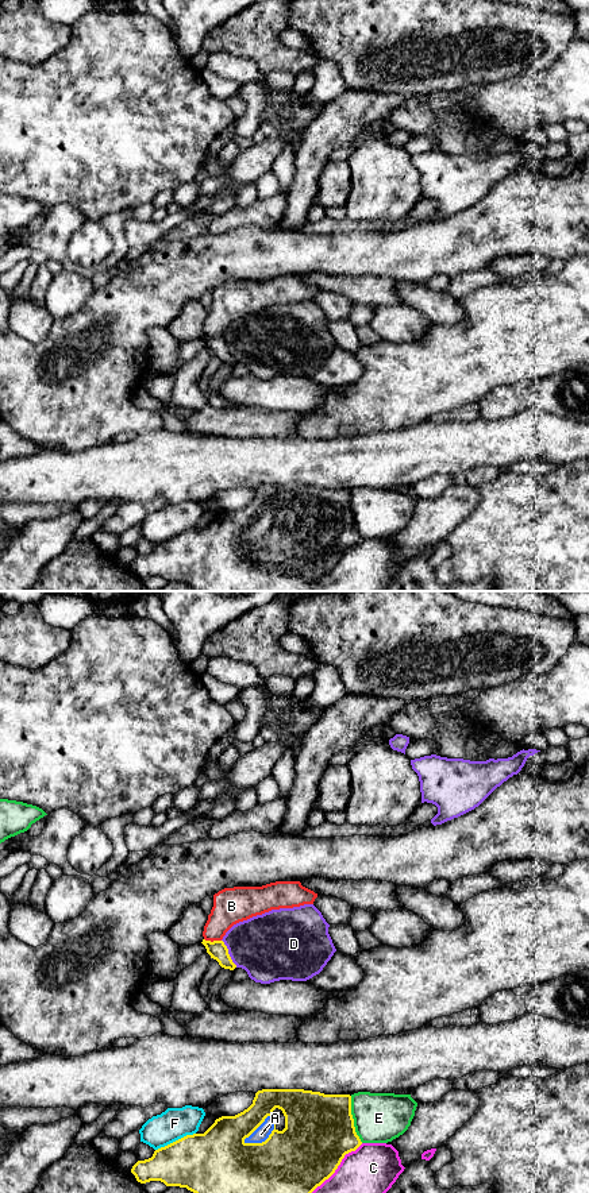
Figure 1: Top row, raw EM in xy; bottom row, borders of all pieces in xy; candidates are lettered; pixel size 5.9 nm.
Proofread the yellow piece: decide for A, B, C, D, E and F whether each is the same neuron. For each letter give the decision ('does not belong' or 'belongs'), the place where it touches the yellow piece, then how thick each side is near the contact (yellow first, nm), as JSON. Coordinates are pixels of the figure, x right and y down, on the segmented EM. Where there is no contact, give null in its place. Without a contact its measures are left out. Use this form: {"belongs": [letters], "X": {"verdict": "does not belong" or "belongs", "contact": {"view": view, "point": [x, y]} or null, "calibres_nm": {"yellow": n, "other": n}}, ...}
{"belongs": ["A"], "A": {"verdict": "belongs", "contact": {"view": "xy", "point": [257, 1127]}, "calibres_nm": {"yellow": 320, "other": 90}}, "B": {"verdict": "does not belong", "contact": {"view": "xy", "point": [214, 941]}, "calibres_nm": {"yellow": 110, "other": 220}}, "C": {"verdict": "does not belong", "contact": {"view": "xy", "point": [338, 1165]}, "calibres_nm": {"yellow": 420, "other": 300}}, "D": {"verdict": "does not belong", "contact": {"view": "xy", "point": [227, 953]}, "calibres_nm": {"yellow": 110, "other": 400}}, "E": {"verdict": "does not belong", "contact": {"view": "xy", "point": [353, 1119]}, "calibres_nm": {"yellow": 420, "other": 300}}, "F": {"verdict": "does not belong", "contact": {"view": "xy", "point": [176, 1141]}, "calibres_nm": {"yellow": 360, "other": 190}}}

